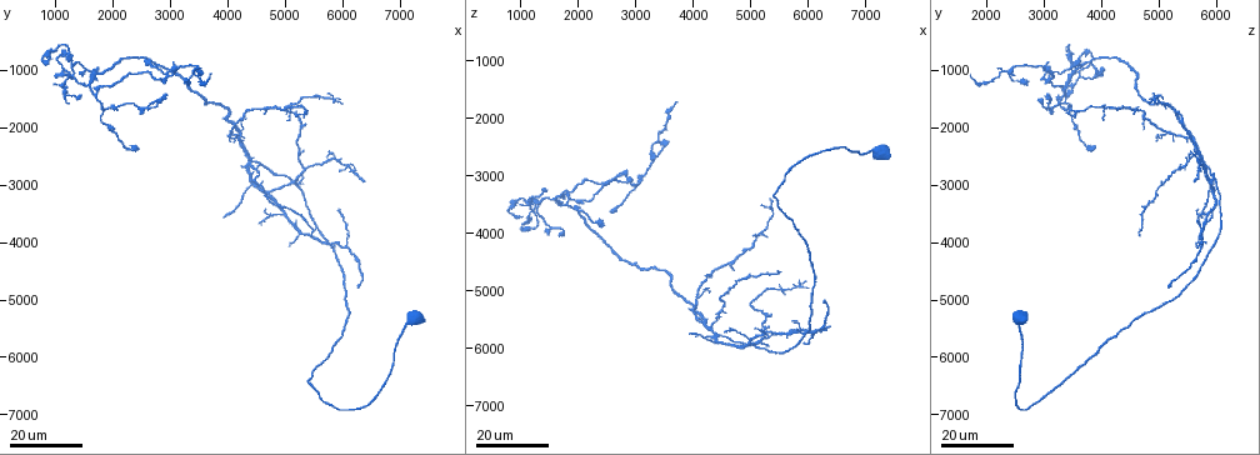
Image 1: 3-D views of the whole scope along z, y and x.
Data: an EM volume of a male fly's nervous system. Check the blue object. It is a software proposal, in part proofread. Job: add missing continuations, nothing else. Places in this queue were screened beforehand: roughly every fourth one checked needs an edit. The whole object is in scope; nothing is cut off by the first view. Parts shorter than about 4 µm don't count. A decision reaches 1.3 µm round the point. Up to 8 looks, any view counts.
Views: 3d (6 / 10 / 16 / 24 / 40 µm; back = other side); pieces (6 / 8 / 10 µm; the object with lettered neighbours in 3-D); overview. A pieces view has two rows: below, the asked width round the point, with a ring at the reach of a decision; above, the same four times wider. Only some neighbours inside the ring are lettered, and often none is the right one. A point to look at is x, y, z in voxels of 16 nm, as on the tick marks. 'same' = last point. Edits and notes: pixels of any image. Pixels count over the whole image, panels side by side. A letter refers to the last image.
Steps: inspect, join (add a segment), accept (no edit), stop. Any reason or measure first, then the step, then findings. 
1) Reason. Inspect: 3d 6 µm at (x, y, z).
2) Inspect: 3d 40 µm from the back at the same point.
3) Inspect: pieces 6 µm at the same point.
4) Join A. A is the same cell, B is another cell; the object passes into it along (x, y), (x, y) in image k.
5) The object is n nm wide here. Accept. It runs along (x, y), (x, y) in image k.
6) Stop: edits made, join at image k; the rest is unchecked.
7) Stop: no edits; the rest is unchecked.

An open end. Inspect: 3d 16 µm at (6250, 4750, 5150).

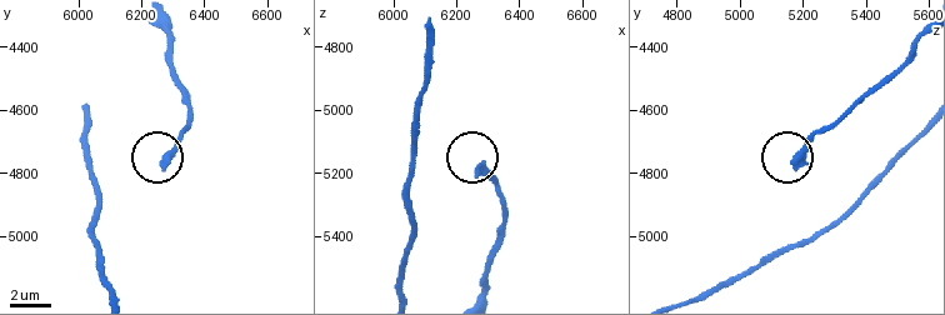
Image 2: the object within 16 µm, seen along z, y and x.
Inspect: pieces 10 µm at (6280, 4770, 5180).

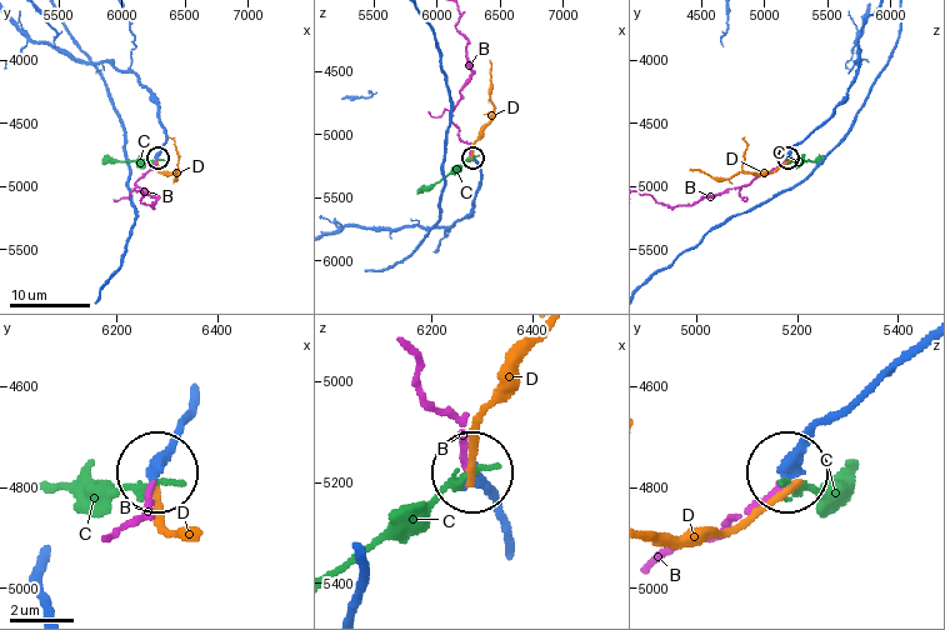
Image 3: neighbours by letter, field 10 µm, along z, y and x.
Join B. B is the same cell, C and D are other cells; the object passes into it along (165, 140), (154, 165), (135, 183), (156, 200), (151, 206) in image 3; it goes on there.

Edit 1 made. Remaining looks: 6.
Free end. Inspect: 3d 24 µm at (6400, 2950, 5650).

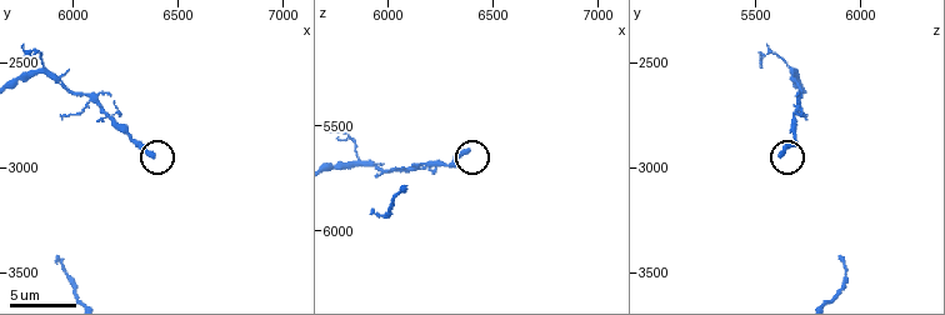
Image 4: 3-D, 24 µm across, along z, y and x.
What lies round it. Inspect: pieces 8 µm at (6380, 2950, 5620).

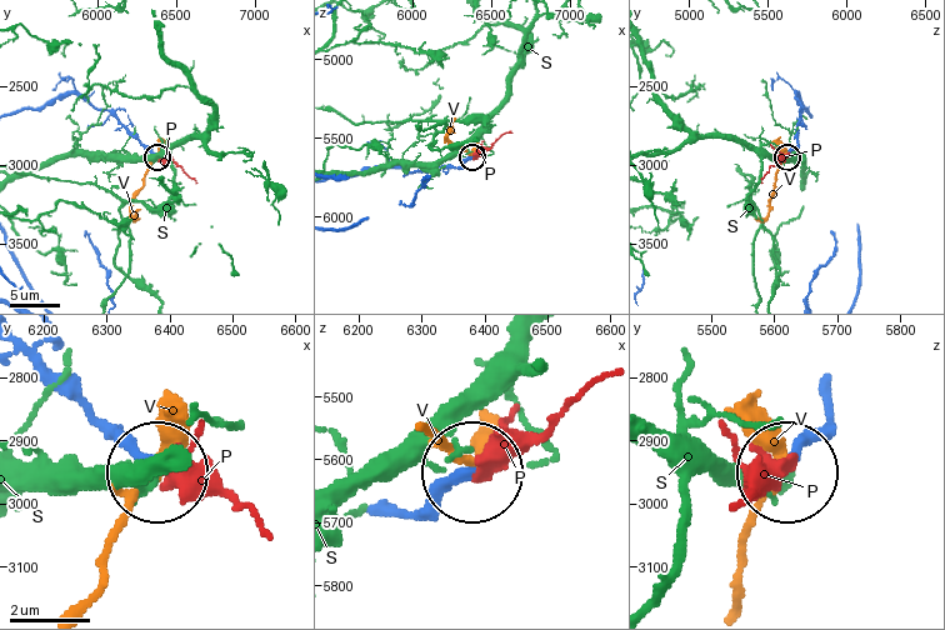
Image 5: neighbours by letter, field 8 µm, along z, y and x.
Accept. P, S and V are other cells; it runs along (398, 518), (428, 508), (465, 470) in image 5; no lettered segment goes on from it.

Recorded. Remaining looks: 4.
Thin end. Inspect: 3d 24 µm at (3950, 3550, 5750).

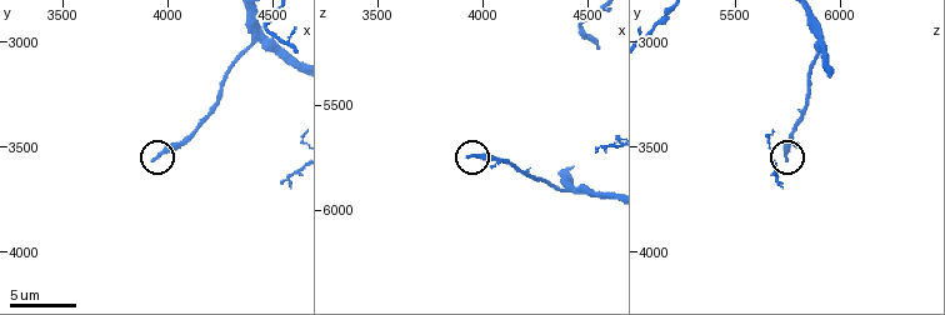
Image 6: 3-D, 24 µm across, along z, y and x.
Inspect: pieces 6 µm at (3930, 3570, 5730).

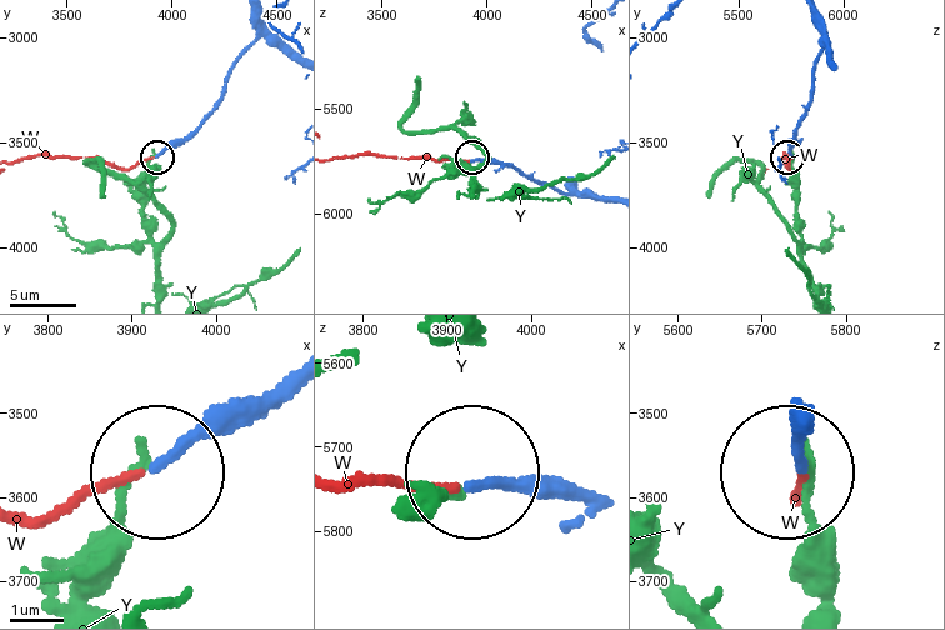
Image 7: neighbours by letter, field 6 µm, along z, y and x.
Join W. W is the same cell, Y is another cell; the object passes into it along (809, 413), (795, 484) in image 7; the neuron continues.

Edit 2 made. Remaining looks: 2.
Stop: edits made, join at image 3, join at image 7; the rest is unchecked.

